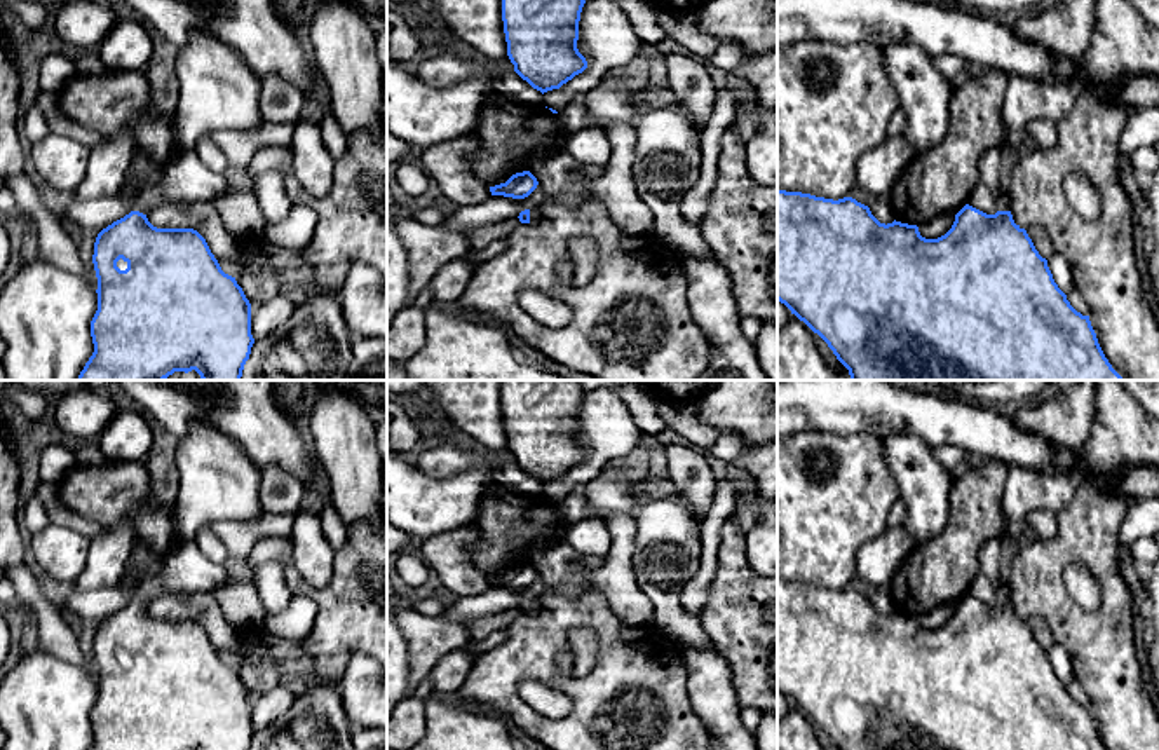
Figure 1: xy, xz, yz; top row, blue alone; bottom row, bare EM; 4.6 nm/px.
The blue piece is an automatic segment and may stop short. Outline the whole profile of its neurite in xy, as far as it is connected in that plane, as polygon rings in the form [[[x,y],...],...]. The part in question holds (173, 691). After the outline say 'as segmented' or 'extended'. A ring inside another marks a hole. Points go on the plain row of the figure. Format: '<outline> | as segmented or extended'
[[[183,539],[160,560],[155,576],[139,579],[136,600],[98,624],[92,645],[98,701],[89,750],[249,750],[251,694],[235,668],[221,661],[197,621],[157,619],[146,609],[169,593],[213,591],[225,583],[225,563],[211,562],[193,539]]] | extended

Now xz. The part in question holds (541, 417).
[[[502,380],[507,447],[542,485],[587,459],[577,440],[584,394],[579,380]]] | as segmented

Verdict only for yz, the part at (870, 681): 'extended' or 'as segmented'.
extended

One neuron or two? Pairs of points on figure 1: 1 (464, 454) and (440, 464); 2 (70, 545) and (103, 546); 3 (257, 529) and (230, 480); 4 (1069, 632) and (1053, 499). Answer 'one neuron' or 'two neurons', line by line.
1: one neuron
2: two neurons
3: two neurons
4: two neurons

